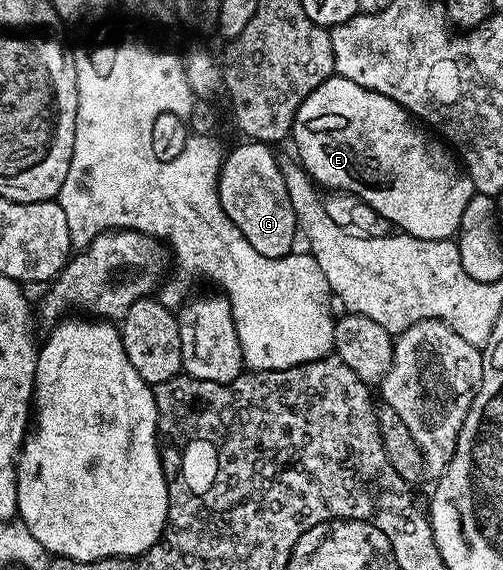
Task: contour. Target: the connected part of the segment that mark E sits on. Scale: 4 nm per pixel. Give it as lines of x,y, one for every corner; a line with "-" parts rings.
334,73
298,105
290,139
296,142
300,166
321,188
357,195
403,234
419,239
452,239
459,232
462,213
466,213
466,205
470,205
474,194
472,178
435,134
425,130
390,97
362,89
362,85
354,85
354,81

